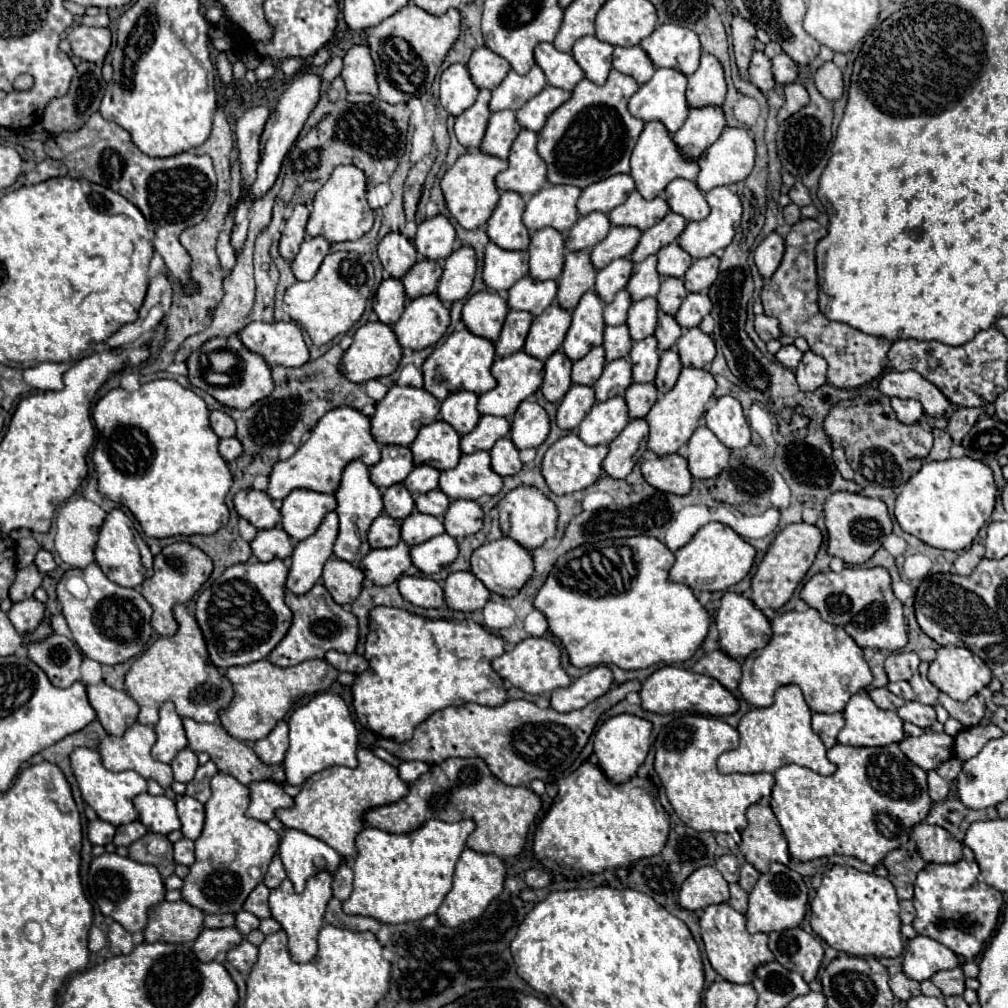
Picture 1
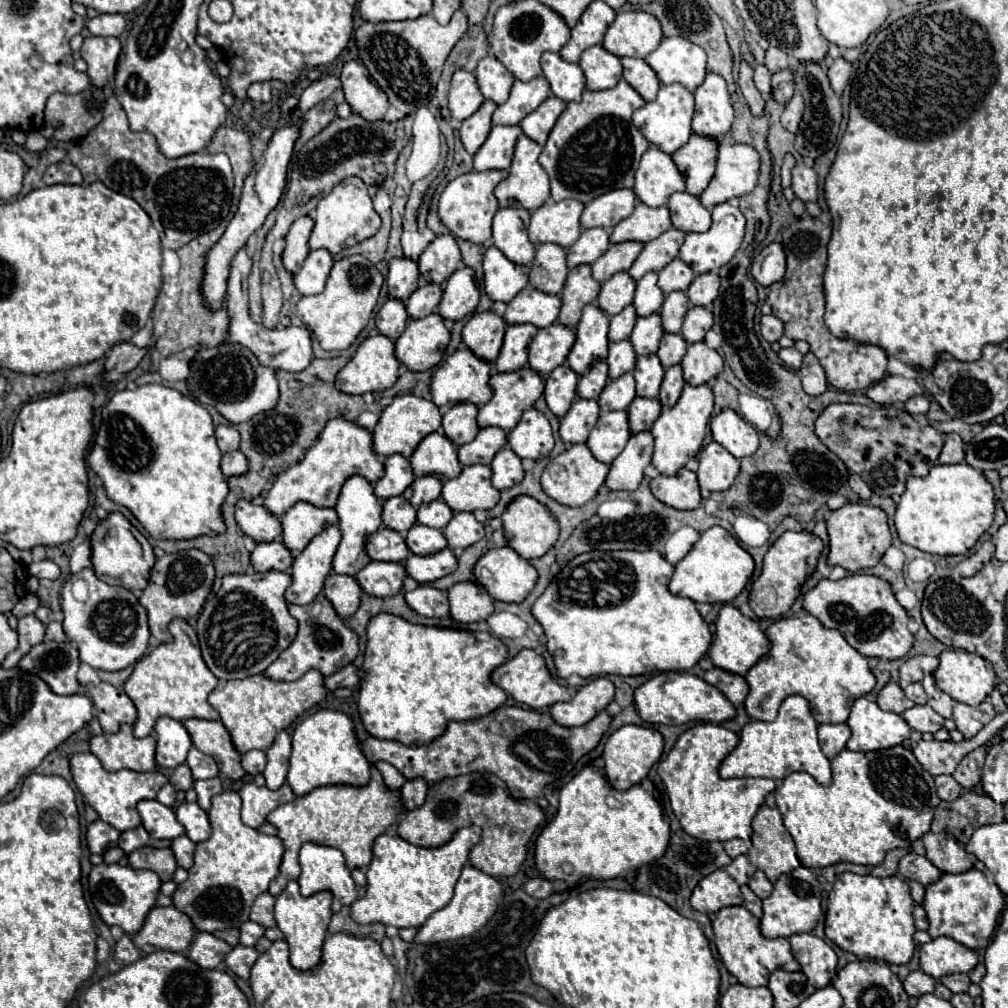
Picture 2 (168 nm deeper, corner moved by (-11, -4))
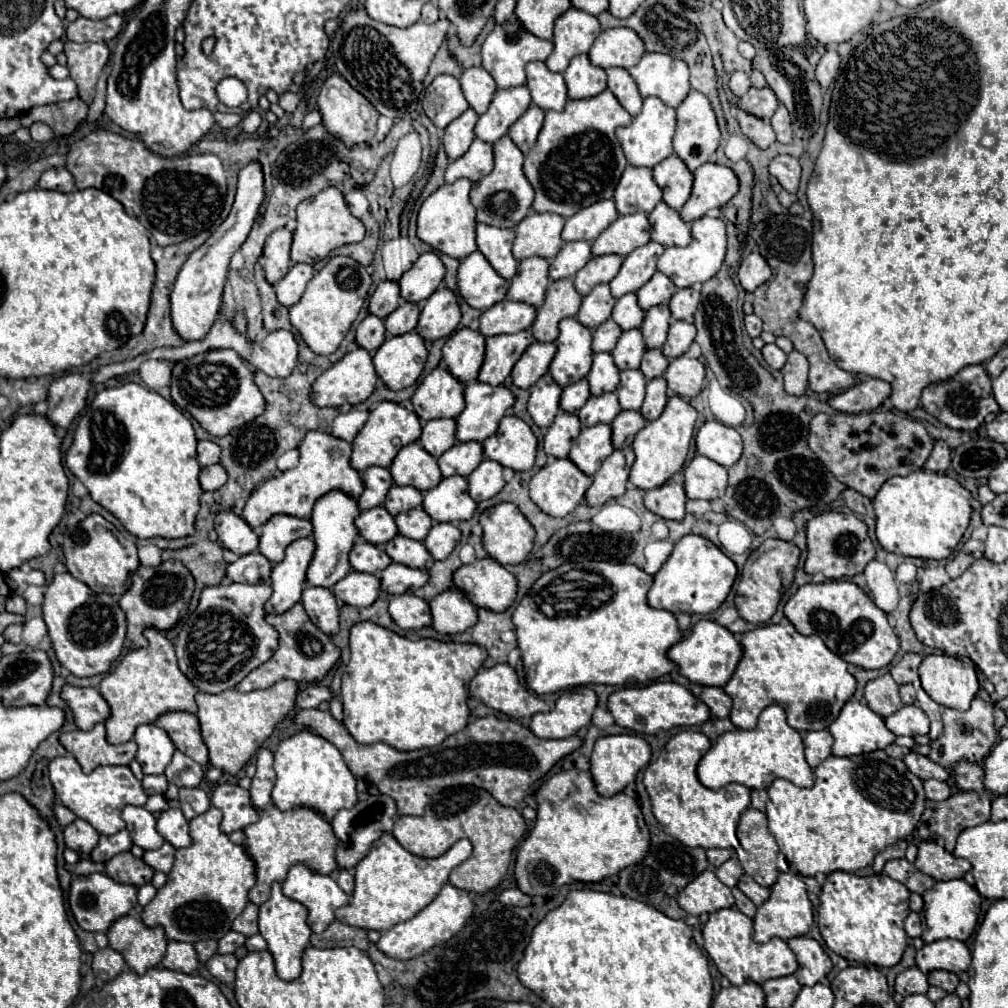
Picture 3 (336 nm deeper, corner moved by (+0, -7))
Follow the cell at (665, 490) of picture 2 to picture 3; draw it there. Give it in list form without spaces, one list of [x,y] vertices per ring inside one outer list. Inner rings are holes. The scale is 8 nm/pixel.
[[[673,480],[645,492],[645,506],[667,520],[683,520],[685,516],[685,488]]]

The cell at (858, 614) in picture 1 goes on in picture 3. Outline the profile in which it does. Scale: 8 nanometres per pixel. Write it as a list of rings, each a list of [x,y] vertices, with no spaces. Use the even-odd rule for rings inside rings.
[[[827,580],[823,584],[805,584],[805,586],[801,586],[789,598],[789,602],[785,604],[785,616],[797,628],[797,632],[821,636],[831,652],[835,652],[845,662],[855,664],[859,668],[871,668],[871,670],[873,668],[883,668],[893,660],[893,656],[899,650],[899,638],[897,638],[895,630],[891,628],[891,624],[887,620],[887,614],[873,604],[873,600],[865,594],[863,588],[859,588],[857,584],[853,584],[849,580]]]

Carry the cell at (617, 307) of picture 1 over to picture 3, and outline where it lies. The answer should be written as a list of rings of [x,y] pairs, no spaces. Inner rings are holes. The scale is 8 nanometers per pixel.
[[[611,318],[605,324],[597,326],[593,330],[593,346],[591,346],[593,352],[611,352],[615,348],[615,344],[617,344],[621,332],[623,330],[619,328],[619,324],[615,320],[611,320]]]

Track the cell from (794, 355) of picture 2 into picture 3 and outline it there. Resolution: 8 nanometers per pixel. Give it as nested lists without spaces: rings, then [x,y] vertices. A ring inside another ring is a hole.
[[[765,344],[765,348],[761,350],[763,352],[763,358],[765,362],[773,368],[773,370],[781,370],[785,360],[787,360],[787,354],[777,346],[777,344]]]

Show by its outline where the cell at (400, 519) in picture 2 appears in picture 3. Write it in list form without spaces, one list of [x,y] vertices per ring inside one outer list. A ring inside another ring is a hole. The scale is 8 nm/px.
[[[375,506],[371,510],[363,510],[357,516],[355,524],[359,528],[359,534],[377,546],[387,544],[399,532],[395,518],[385,510],[385,506]]]

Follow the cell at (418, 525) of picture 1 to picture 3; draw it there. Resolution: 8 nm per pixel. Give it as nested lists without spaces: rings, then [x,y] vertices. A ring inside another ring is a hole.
[[[397,534],[393,540],[389,540],[385,544],[385,552],[389,552],[393,562],[405,564],[409,568],[423,568],[427,564],[427,560],[431,558],[431,554],[423,542],[411,540],[401,534]]]

